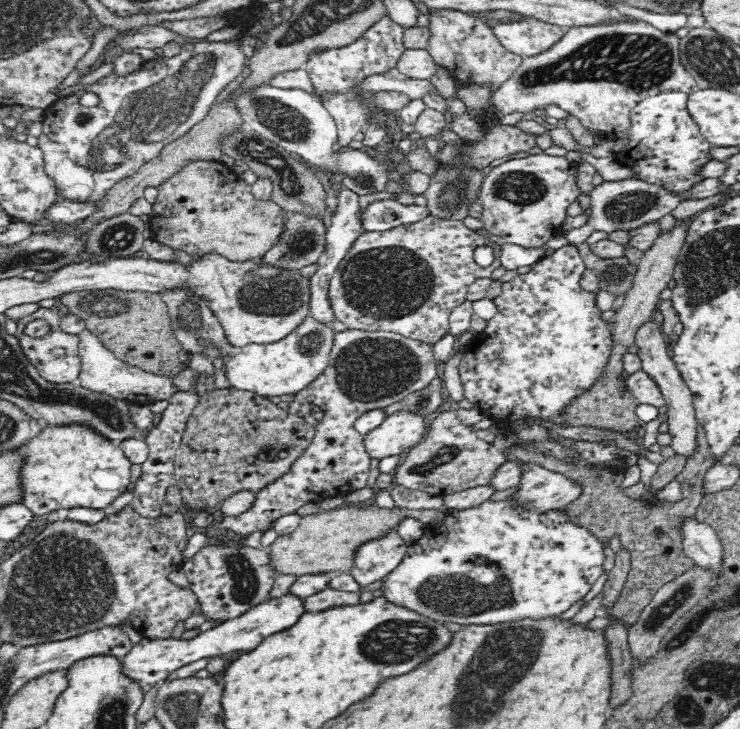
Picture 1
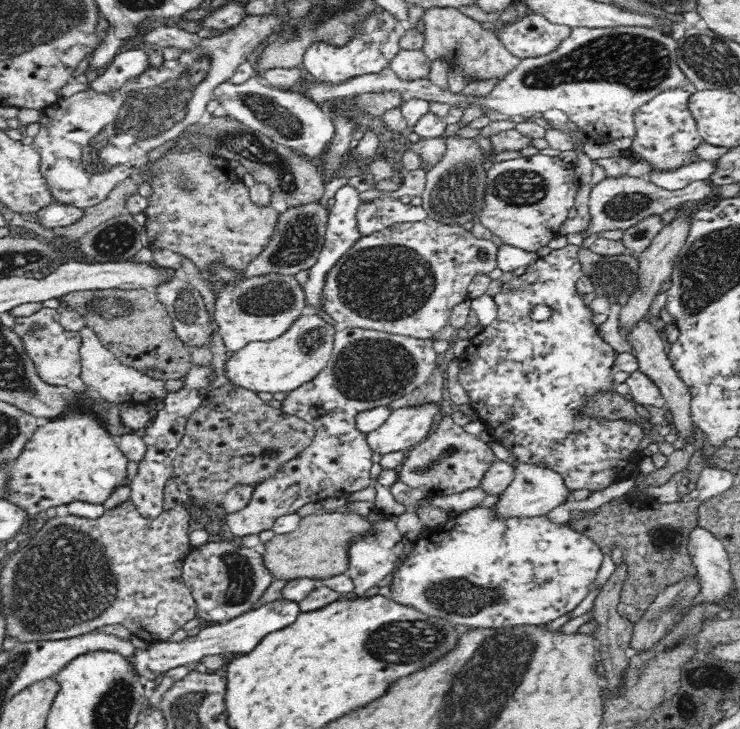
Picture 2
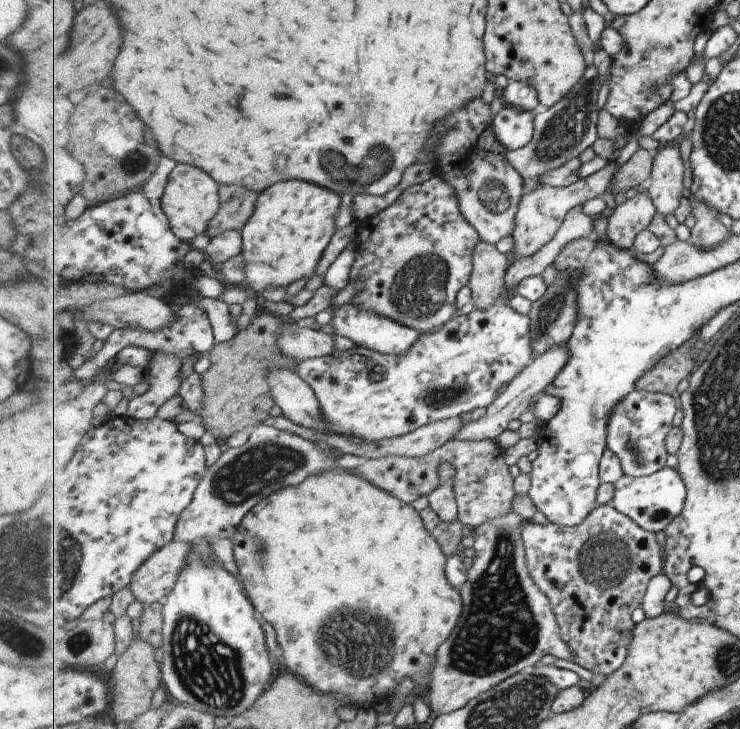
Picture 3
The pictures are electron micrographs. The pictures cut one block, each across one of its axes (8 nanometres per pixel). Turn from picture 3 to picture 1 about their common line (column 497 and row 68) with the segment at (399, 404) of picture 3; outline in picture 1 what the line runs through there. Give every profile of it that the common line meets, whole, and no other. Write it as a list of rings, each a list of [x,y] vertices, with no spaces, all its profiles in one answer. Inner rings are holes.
[[[390,15],[382,17],[372,25],[358,41],[342,48],[330,49],[310,57],[304,70],[314,85],[314,94],[322,101],[327,111],[337,124],[338,142],[342,146],[355,143],[353,138],[358,132],[363,132],[365,126],[374,114],[368,108],[366,100],[354,99],[358,86],[364,86],[370,75],[386,74],[392,68],[398,68],[398,61],[407,49],[404,44],[406,29],[394,22]]]

